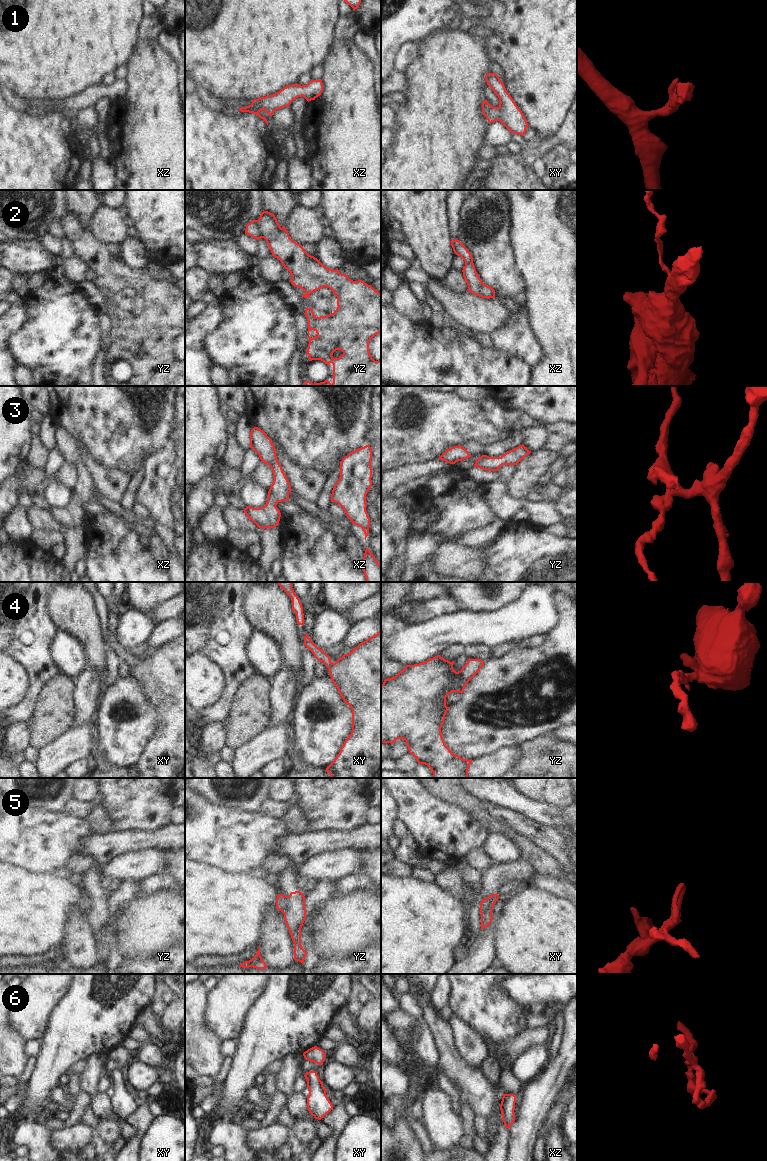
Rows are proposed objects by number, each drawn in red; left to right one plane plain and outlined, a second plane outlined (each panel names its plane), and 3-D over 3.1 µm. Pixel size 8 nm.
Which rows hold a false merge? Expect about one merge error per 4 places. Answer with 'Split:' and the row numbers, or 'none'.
Split: 5

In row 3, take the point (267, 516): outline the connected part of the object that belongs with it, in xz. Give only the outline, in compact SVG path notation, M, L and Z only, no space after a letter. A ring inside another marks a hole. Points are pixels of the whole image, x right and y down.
M258 427L252 428L250 432L250 448L259 455L261 462L271 467L274 480L268 491L266 505L259 508L247 506L243 511L257 527L271 529L278 526L281 517L280 510L276 507L277 503L289 501L292 489L278 462L272 440Z

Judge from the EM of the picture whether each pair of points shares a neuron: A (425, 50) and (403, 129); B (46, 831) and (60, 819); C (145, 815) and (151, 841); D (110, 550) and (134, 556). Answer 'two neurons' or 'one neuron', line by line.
A: one neuron
B: one neuron
C: two neurons
D: one neuron

